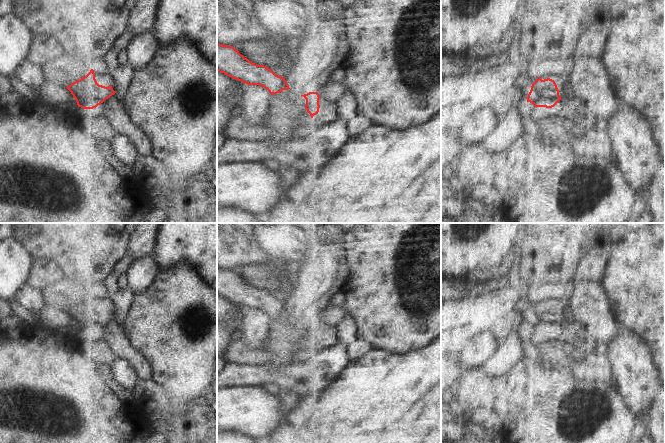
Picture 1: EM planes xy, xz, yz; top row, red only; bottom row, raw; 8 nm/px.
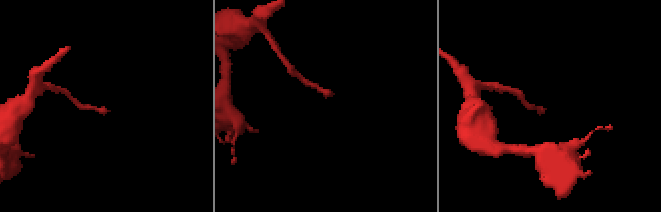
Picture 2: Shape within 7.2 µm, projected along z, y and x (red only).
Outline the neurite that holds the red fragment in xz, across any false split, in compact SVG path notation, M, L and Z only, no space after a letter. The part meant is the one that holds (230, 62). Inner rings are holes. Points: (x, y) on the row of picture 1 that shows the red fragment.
M217 43L217 71L247 85L260 85L271 95L290 89L285 78L264 65L252 63L233 46L220 43Z

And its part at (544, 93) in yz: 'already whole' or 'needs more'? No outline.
needs more

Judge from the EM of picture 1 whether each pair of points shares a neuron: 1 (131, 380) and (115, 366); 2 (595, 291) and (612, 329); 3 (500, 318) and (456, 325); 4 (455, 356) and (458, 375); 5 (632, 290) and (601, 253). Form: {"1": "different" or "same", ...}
{"1": "same", "2": "same", "3": "same", "4": "same", "5": "different"}

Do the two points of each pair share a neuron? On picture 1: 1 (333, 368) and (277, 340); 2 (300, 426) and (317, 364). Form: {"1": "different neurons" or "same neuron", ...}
{"1": "different neurons", "2": "different neurons"}

